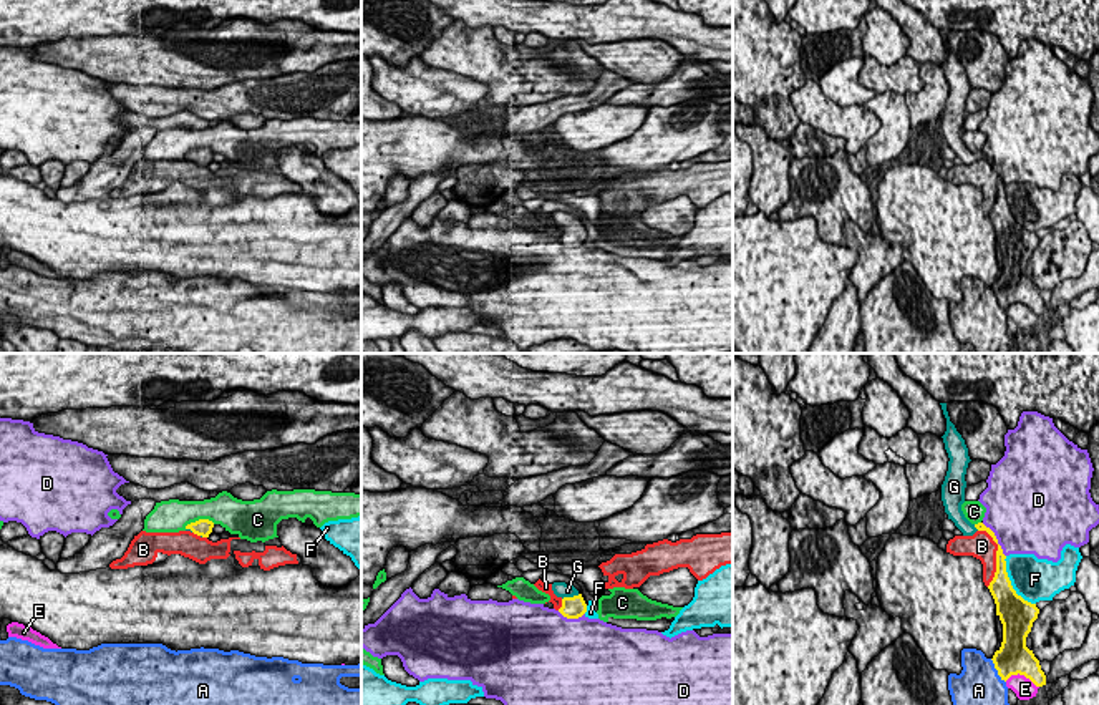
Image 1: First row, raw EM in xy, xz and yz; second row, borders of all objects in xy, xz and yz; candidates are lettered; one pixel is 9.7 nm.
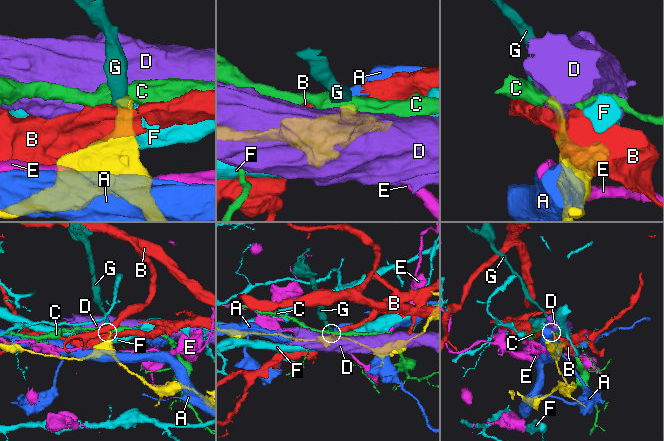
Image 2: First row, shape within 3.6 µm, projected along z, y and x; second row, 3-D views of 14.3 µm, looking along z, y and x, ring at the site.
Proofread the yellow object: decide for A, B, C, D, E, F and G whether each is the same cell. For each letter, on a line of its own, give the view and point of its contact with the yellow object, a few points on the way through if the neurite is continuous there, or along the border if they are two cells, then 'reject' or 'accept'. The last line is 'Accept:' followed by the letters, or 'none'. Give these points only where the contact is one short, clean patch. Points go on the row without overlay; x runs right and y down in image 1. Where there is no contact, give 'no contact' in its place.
A: yz (997, 297) | reject
B: yz (997, 184) | reject
C: xy (199, 148) | along xy (214, 151), (196, 148), (184, 156) | reject
D: yz (997, 168) | reject
E: yz (1021, 302) | reject
F: yz (1010, 213) | reject
G: xz (571, 226) | across xz (572, 236), (571, 226), (561, 218) | accept
Accept: G

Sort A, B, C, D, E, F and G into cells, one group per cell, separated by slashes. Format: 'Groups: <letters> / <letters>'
Groups: A / B / C / D / E / F / G

